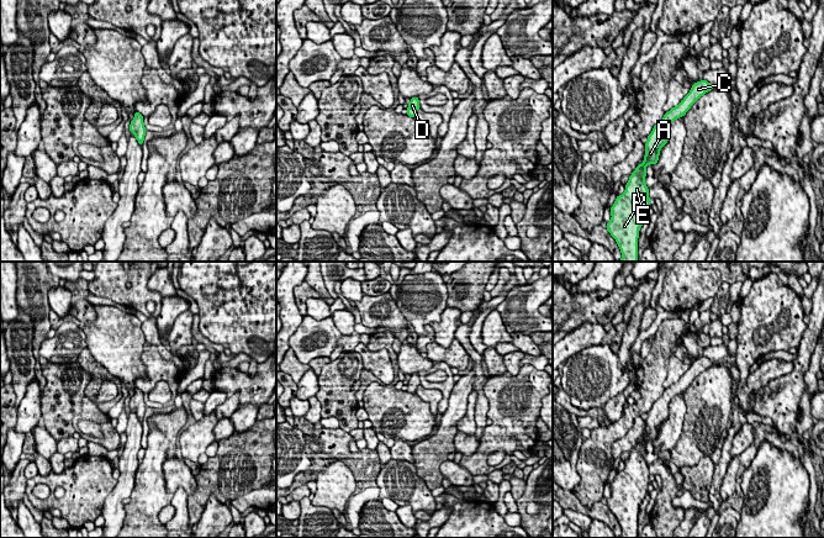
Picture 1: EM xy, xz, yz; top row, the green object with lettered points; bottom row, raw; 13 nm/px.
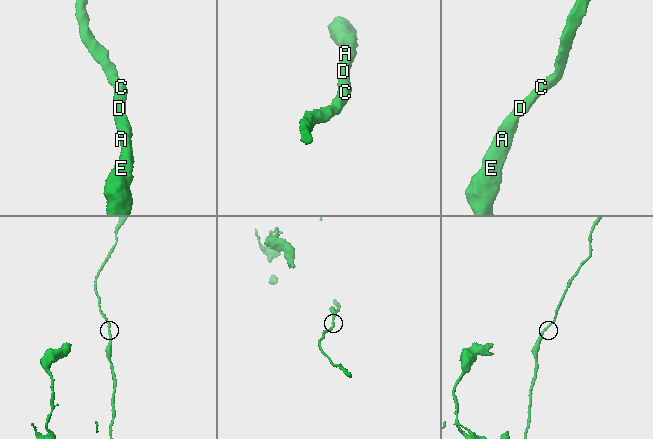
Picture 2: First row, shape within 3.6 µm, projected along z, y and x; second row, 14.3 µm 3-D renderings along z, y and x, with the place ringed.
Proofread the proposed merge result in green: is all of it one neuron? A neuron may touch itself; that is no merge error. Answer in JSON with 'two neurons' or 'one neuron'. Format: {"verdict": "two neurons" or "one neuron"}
{"verdict": "one neuron"}

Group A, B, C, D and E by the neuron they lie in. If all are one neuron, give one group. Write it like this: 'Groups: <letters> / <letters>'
Groups: A B C D E

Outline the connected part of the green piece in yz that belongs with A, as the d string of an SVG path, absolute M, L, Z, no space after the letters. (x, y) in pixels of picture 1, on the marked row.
M704 79L693 83L683 100L666 112L648 136L644 162L629 176L624 194L617 196L611 207L612 218L607 222L607 231L620 249L620 262L638 262L639 230L646 220L648 209L650 207L649 189L645 184L646 167L657 163L660 151L669 141L671 123L685 116L691 106L713 88L714 85Z

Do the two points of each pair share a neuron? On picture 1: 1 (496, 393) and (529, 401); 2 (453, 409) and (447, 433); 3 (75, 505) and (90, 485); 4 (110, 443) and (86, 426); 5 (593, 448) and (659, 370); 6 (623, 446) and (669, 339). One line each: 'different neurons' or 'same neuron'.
1: same neuron
2: same neuron
3: same neuron
4: different neurons
5: same neuron
6: different neurons

